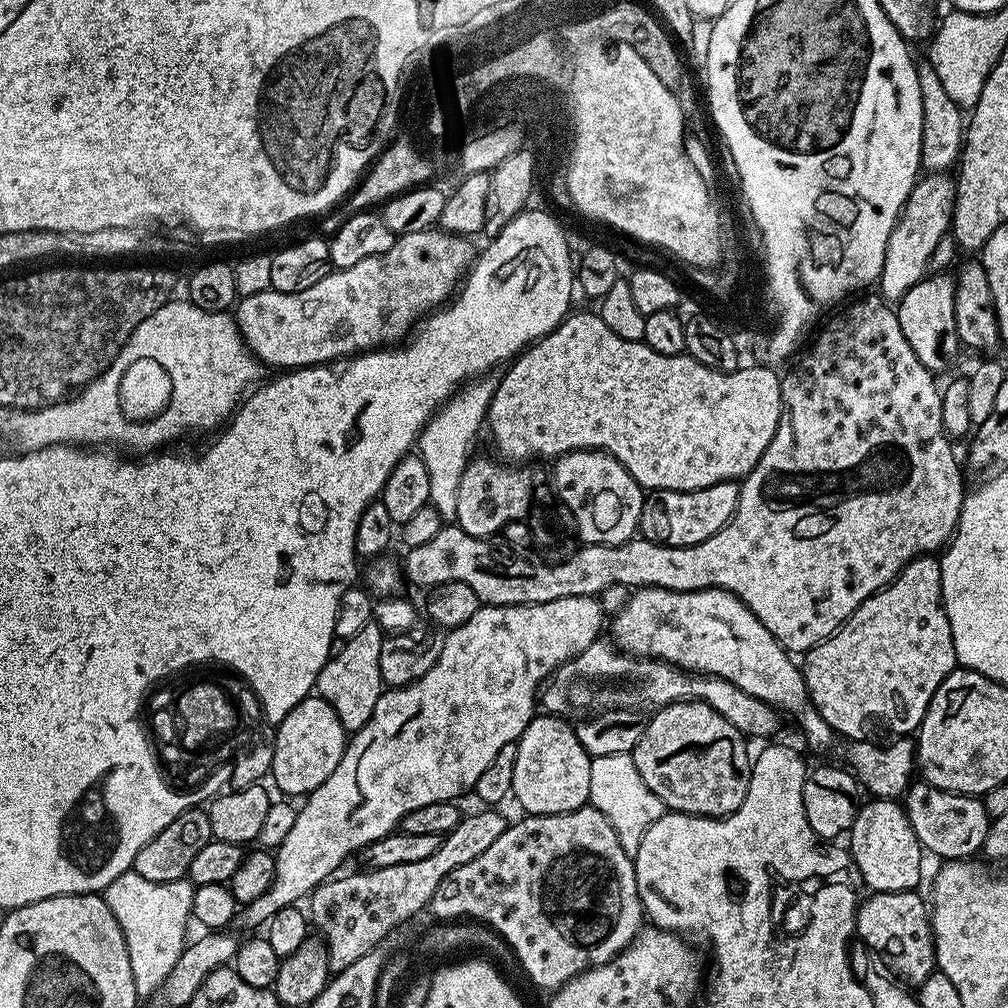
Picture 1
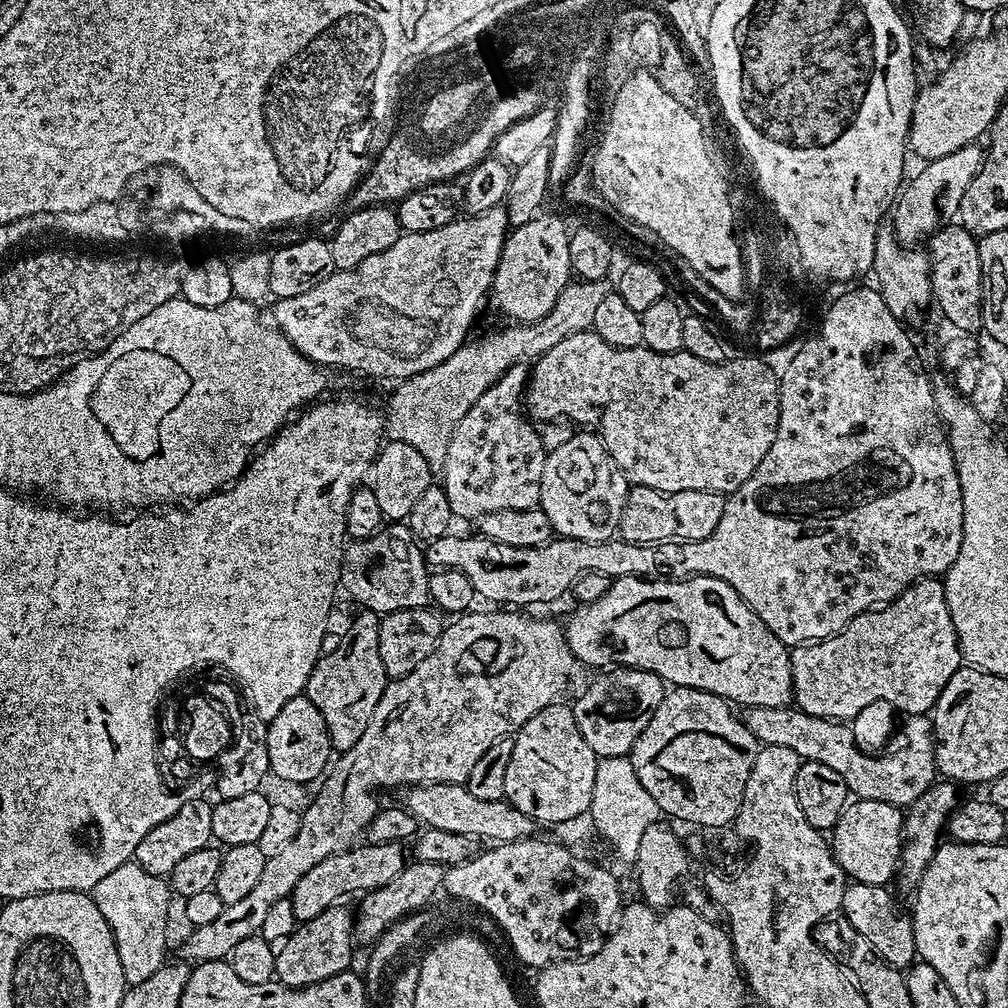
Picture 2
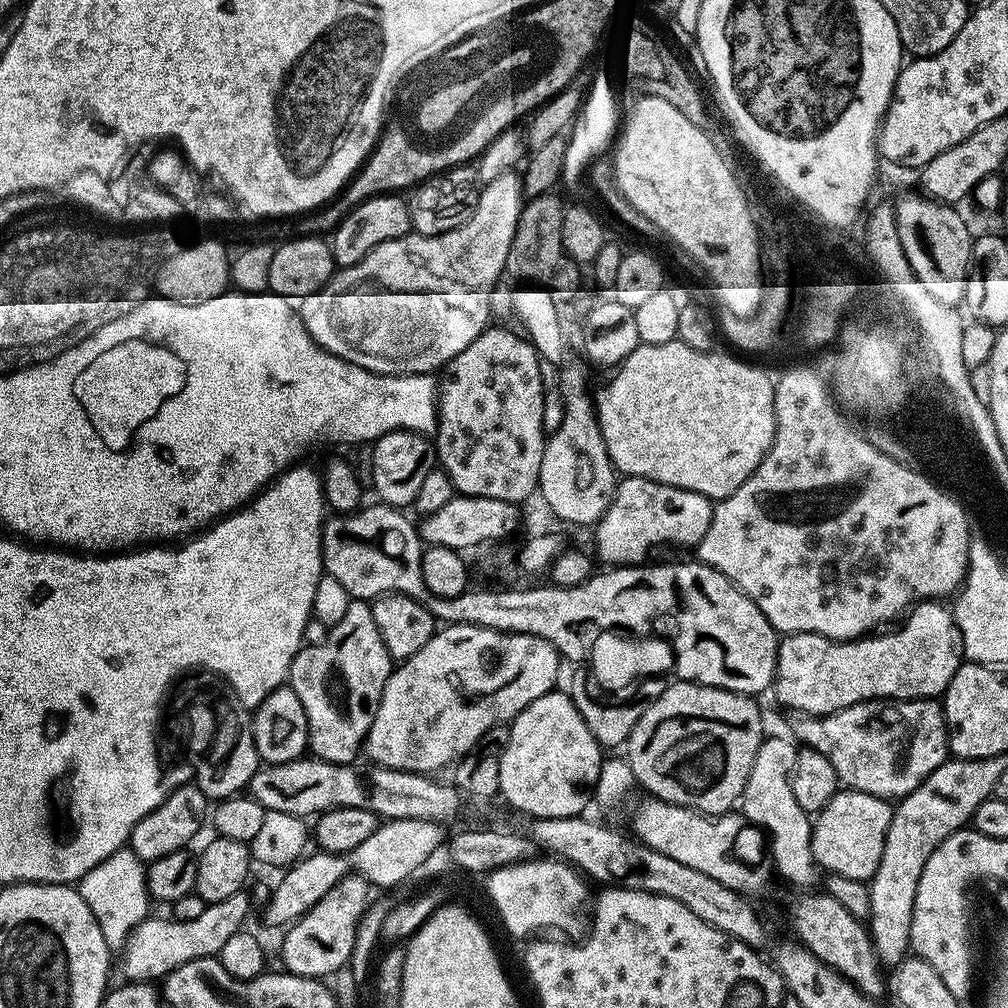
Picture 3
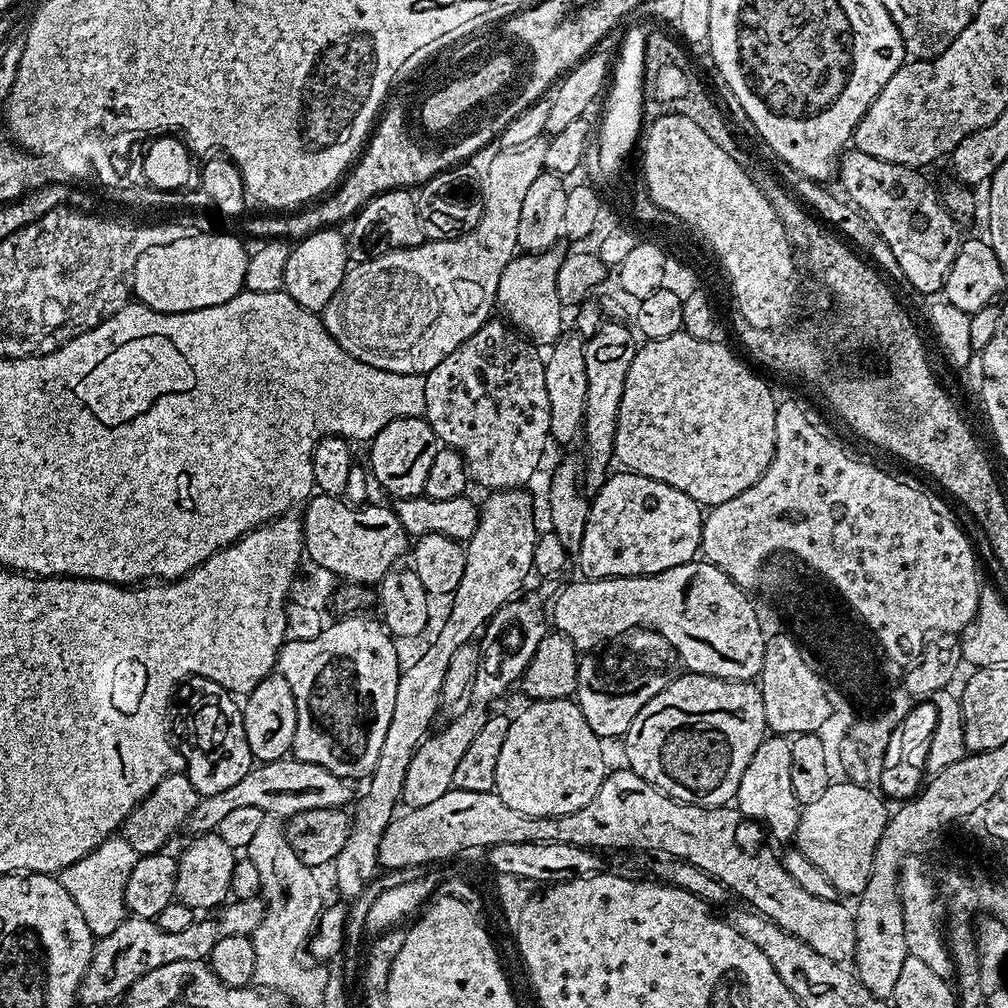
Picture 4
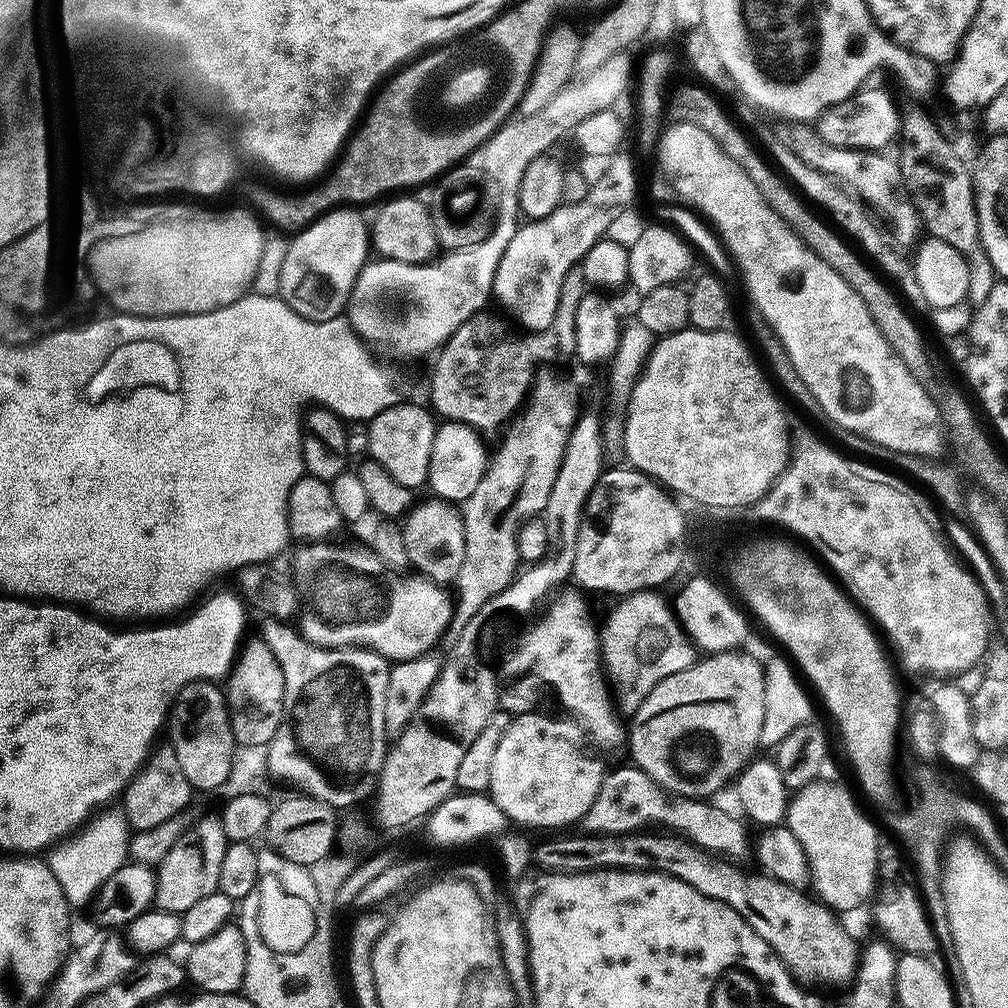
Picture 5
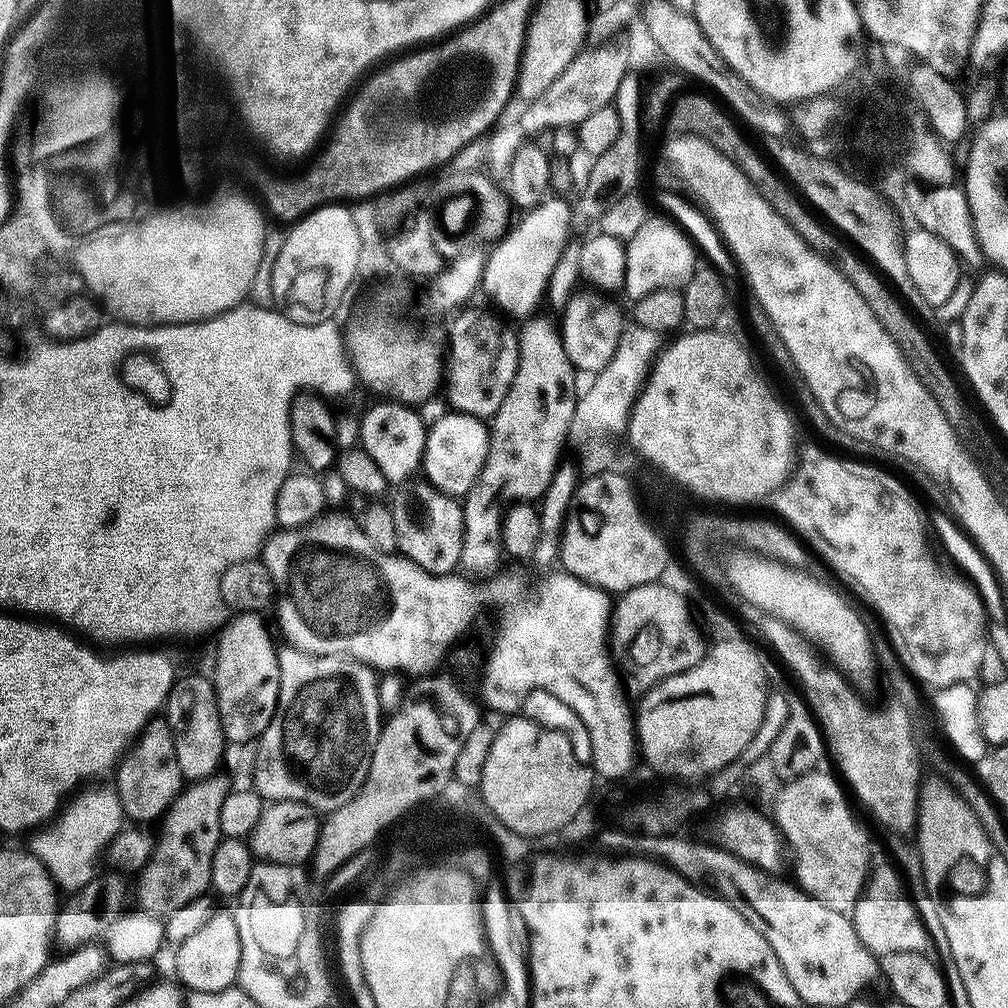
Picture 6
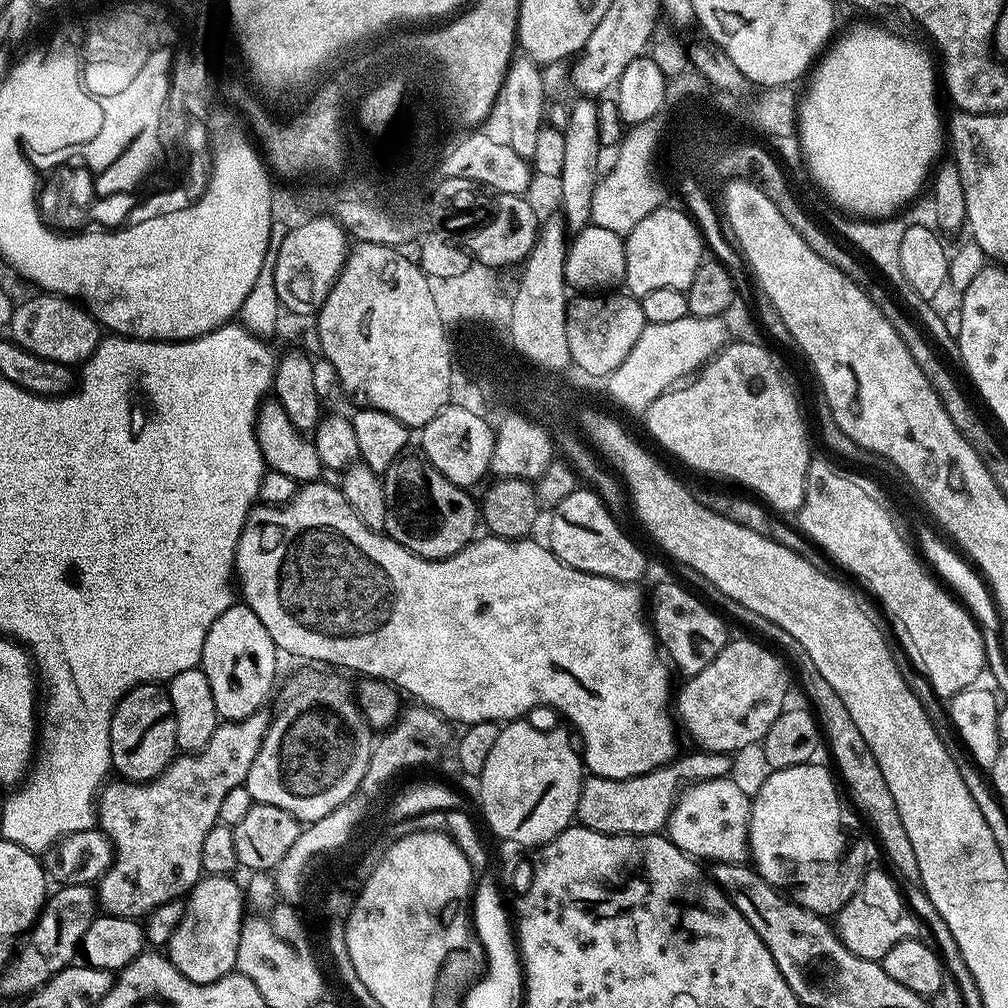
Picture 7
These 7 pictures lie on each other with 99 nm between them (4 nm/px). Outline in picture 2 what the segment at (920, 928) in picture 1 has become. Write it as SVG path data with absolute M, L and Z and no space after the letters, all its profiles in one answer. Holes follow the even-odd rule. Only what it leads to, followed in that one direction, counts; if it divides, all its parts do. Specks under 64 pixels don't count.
M849 883L842 894L840 912L856 934L865 936L870 946L874 946L874 950L882 954L884 961L904 970L917 959L914 946L914 926L911 915L905 909L904 912L900 909L900 904L892 897L890 889L891 887L882 884Z

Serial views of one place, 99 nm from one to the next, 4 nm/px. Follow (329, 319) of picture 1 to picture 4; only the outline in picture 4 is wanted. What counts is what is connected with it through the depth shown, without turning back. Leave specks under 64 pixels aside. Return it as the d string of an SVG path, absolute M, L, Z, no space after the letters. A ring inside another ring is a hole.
M525 142L522 144L509 144L501 147L501 152L493 158L486 169L487 176L491 180L496 180L496 184L488 184L488 216L479 213L476 220L476 229L465 231L463 234L457 235L455 238L448 238L452 240L432 240L429 239L423 244L419 244L417 248L397 248L395 250L384 250L379 254L373 255L372 258L376 264L372 264L368 258L361 259L360 265L349 267L343 285L338 293L339 303L344 303L344 328L361 344L364 348L369 348L372 352L381 352L384 356L389 356L388 361L383 361L382 366L387 372L401 372L407 376L414 376L417 374L425 374L438 366L440 362L448 354L450 354L456 347L458 347L477 327L483 324L486 320L487 314L491 308L496 304L496 291L498 290L498 282L502 270L508 265L508 261L512 259L508 255L508 240L512 241L512 228L520 228L520 223L516 221L516 212L522 214L522 202L526 198L526 190L529 189L530 182L534 182L534 178L538 175L538 164L532 160L528 160L536 152L537 145L532 142Z

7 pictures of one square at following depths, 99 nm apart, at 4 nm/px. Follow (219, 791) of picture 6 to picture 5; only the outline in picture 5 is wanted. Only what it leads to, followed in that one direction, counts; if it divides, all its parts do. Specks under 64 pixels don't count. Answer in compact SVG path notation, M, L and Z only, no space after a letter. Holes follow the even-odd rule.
M219 819L200 820L193 828L192 825L185 827L173 848L158 864L155 907L162 912L183 914L186 910L190 910L190 906L194 906L194 902L206 898L206 894L217 892L218 874L222 871L222 854L226 854L229 843Z

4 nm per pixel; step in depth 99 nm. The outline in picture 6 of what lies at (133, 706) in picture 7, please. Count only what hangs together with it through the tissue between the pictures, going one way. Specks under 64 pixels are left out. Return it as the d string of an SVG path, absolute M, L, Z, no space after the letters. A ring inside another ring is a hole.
M167 719L148 720L127 751L121 755L115 776L114 791L120 795L120 805L123 806L124 815L129 821L157 821L171 807L182 791L182 777L174 750L174 734Z

